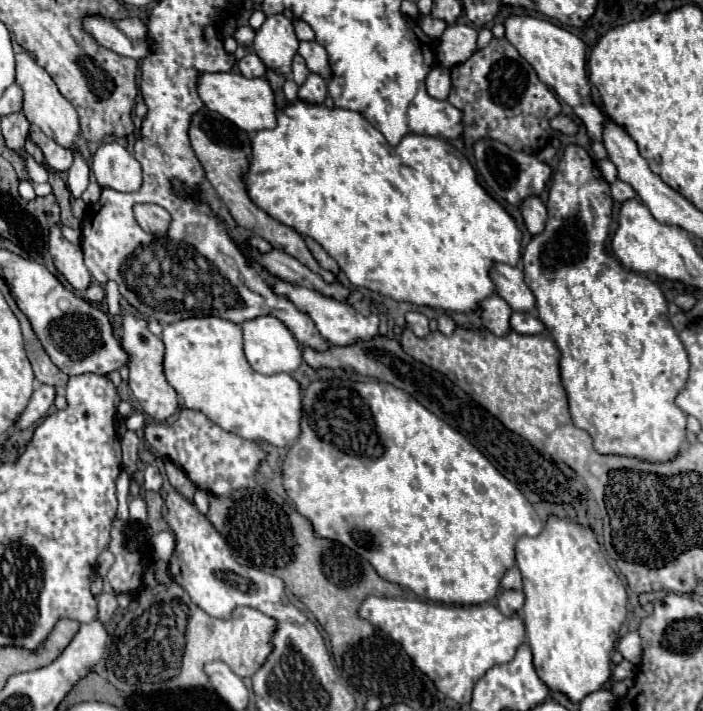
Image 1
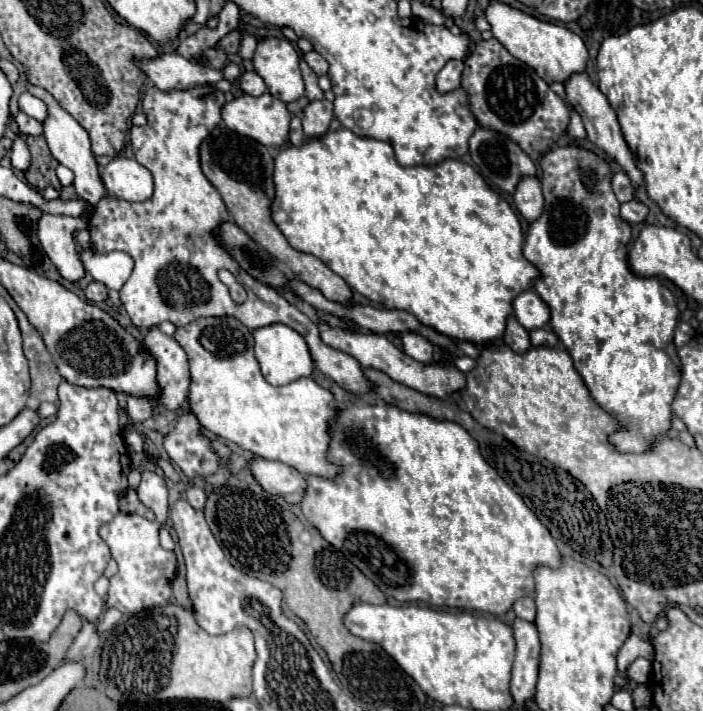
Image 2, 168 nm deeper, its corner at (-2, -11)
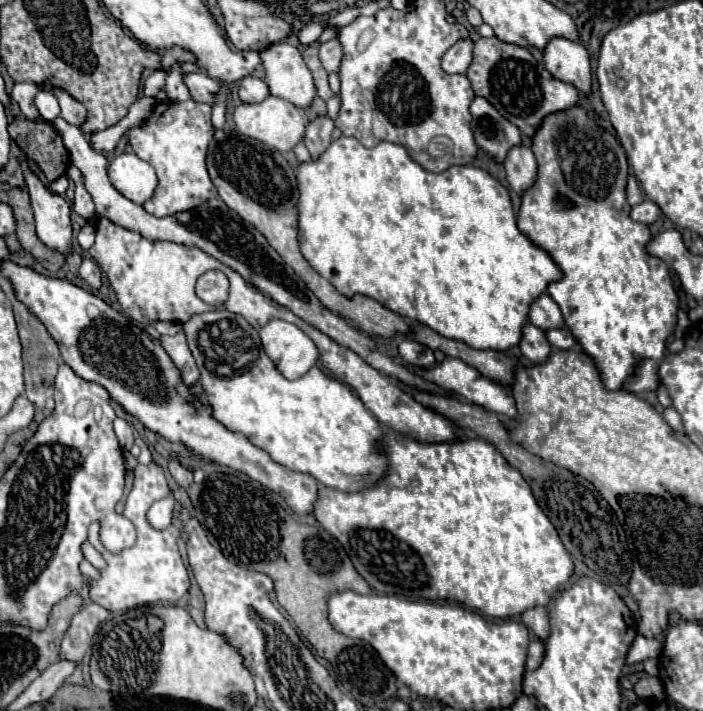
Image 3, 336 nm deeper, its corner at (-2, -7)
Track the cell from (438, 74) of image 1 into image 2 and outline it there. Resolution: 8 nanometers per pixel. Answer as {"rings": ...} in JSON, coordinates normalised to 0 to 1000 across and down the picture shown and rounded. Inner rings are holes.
{"rings":[[[637,84],[632,90],[632,96],[620,107],[620,124],[623,124],[623,129],[649,127],[654,121],[657,98],[660,98],[660,87],[657,84]]]}

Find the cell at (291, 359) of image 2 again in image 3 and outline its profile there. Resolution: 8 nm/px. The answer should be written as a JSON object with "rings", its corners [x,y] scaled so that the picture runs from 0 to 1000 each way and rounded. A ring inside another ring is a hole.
{"rings":[[[384,450],[373,459],[370,478],[381,504],[410,534],[435,526],[452,506],[450,484],[424,459],[407,450]]]}

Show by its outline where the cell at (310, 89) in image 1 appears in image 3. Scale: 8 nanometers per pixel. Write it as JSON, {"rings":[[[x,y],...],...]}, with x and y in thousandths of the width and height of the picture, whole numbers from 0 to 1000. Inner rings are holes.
{"rings":[[[450,163],[438,177],[432,188],[432,203],[444,222],[452,222],[472,200],[472,183],[475,172],[469,163]]]}

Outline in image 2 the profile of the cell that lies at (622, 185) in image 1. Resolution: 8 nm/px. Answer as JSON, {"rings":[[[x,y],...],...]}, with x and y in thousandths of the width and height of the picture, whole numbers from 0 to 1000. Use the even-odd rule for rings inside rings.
{"rings":[[[908,281],[890,284],[890,287],[885,287],[882,304],[885,304],[890,312],[896,312],[896,315],[910,315],[910,312],[916,312],[919,304],[922,304],[922,290],[916,290],[916,287],[908,284]]]}

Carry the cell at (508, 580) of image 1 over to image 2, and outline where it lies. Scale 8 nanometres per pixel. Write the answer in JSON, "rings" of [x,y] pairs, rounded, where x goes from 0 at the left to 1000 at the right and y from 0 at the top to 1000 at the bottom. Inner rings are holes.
{"rings":[[[743,841],[731,850],[731,861],[737,869],[748,872],[748,875],[760,875],[760,866],[762,866],[762,852],[760,852],[760,844],[757,841]]]}

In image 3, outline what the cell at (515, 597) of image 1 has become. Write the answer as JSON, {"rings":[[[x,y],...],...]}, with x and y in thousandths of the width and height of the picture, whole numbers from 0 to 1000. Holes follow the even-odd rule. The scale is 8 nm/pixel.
{"rings":[[[757,900],[757,903],[754,903],[754,911],[751,911],[748,942],[751,942],[751,945],[762,942],[762,940],[768,937],[771,925],[774,925],[774,903],[768,903],[768,900]]]}

